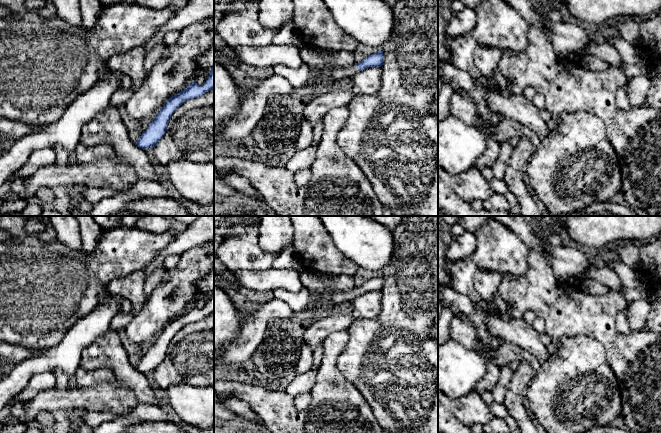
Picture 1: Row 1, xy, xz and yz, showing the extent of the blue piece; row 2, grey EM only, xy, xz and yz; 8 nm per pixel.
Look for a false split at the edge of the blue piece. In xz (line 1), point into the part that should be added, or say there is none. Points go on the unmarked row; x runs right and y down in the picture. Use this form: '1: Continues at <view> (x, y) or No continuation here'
1: Continues at xz (336, 298)

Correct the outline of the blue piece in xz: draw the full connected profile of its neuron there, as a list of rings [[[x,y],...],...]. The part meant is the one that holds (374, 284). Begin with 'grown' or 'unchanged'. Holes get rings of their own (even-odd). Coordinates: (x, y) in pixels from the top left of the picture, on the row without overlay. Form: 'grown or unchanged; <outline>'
grown; [[[379,274],[377,277],[369,279],[363,285],[356,287],[349,292],[333,293],[331,296],[327,297],[327,299],[329,299],[332,304],[338,305],[345,301],[353,300],[355,297],[363,295],[369,291],[381,291],[383,289],[384,282],[383,276]]]

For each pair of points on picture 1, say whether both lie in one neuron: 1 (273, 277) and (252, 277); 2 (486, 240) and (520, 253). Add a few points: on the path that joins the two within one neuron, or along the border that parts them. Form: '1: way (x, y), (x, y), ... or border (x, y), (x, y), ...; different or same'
1: way (268, 277), (257, 277); same
2: way (494, 243), (504, 252), (512, 253); same

